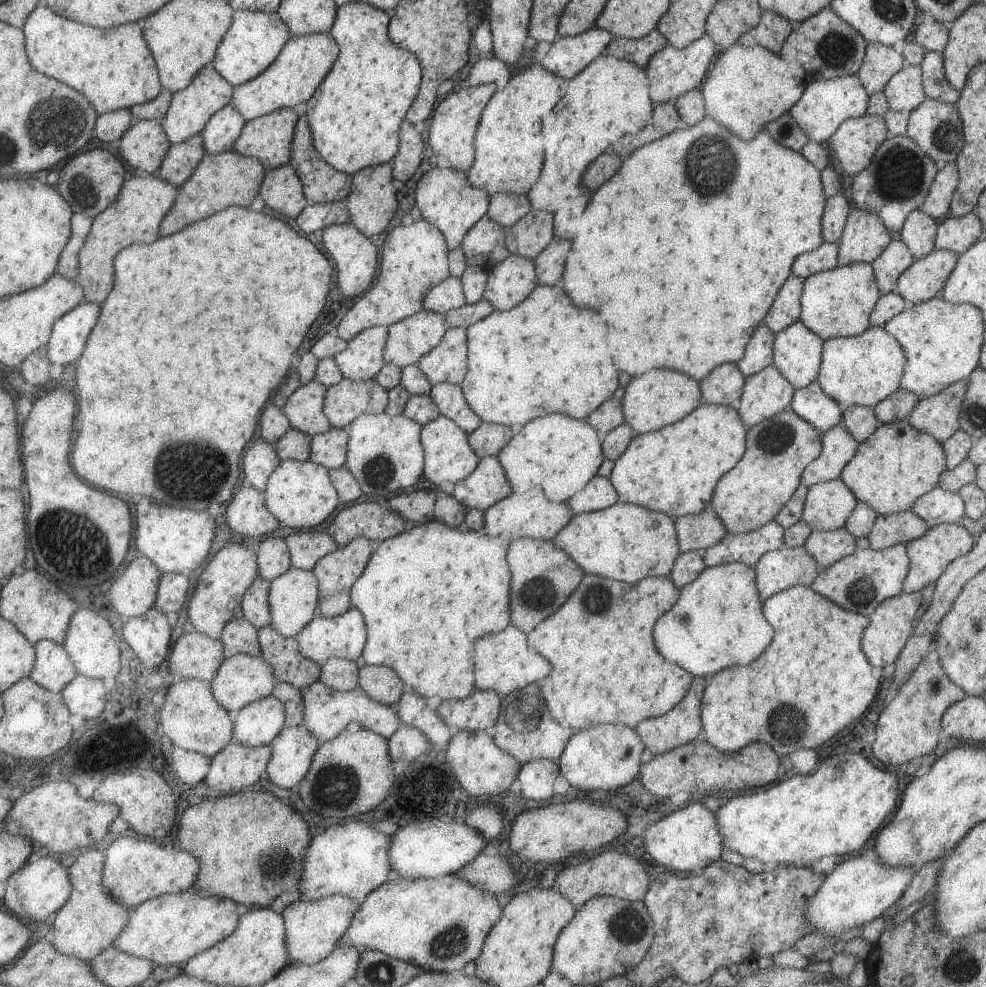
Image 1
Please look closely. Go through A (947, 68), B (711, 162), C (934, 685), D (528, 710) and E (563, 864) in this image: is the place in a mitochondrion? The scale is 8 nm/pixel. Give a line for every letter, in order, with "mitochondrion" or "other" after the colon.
A: other
B: mitochondrion
C: mitochondrion
D: mitochondrion
E: other

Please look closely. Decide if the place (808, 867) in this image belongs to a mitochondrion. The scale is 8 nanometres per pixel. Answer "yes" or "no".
no

